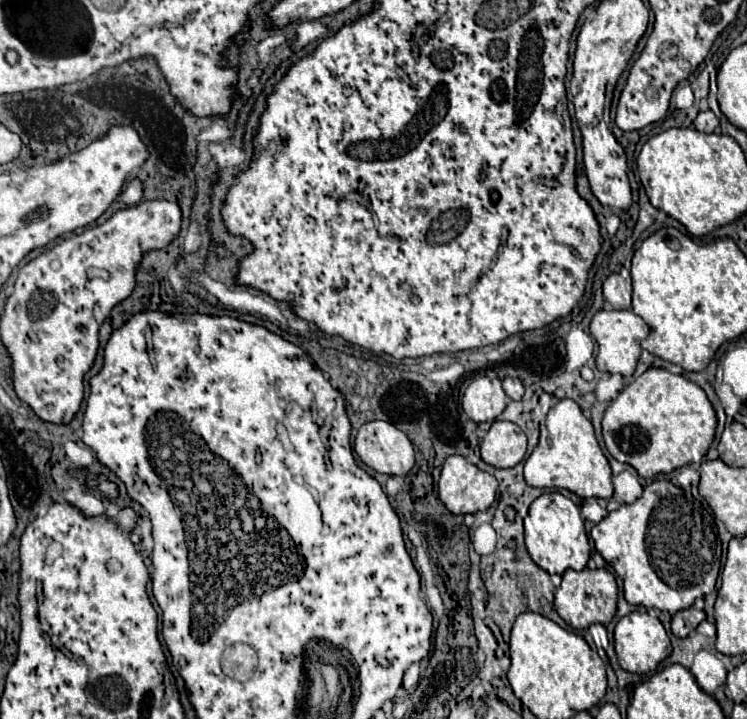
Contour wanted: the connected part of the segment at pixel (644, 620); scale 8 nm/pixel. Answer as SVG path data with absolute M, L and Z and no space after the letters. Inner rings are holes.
M633 611L629 615L625 615L617 625L615 625L615 651L617 651L617 659L619 665L629 671L629 673L651 673L657 669L657 665L669 657L671 653L671 641L667 637L667 631L663 627L663 623L657 617L651 617L647 613L639 613Z

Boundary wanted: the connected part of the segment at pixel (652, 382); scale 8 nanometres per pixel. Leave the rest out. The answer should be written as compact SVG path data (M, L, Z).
M651 367L611 401L603 417L603 439L617 461L629 463L649 479L683 465L699 465L715 439L715 427L715 411L697 383Z

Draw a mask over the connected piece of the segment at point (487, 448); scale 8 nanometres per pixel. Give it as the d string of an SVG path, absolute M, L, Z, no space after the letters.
M495 421L481 439L481 457L493 467L515 467L527 451L527 437L511 421Z

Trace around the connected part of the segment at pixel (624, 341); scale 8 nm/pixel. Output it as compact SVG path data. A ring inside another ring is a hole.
M601 309L595 313L591 321L591 335L597 341L597 357L595 357L597 369L607 371L607 373L619 373L623 377L631 377L637 367L639 355L641 355L639 339L645 339L649 335L649 327L631 309L625 309L625 311Z

